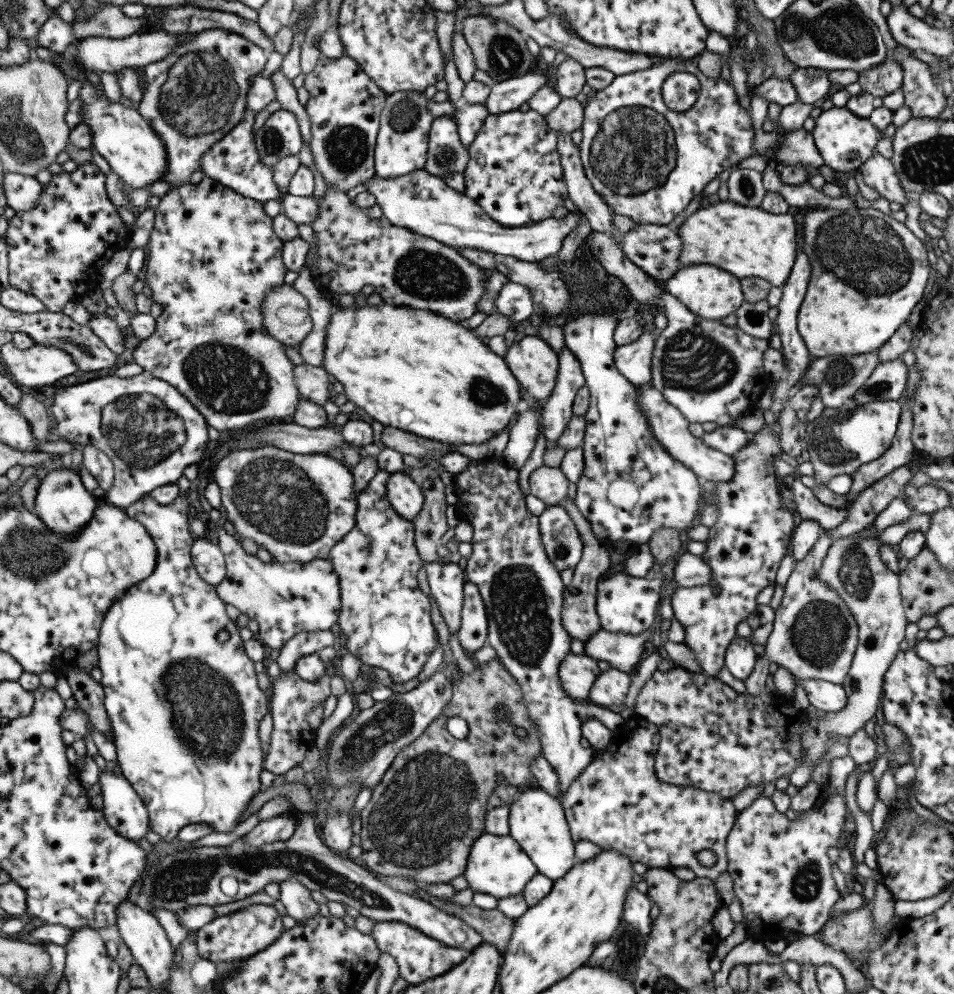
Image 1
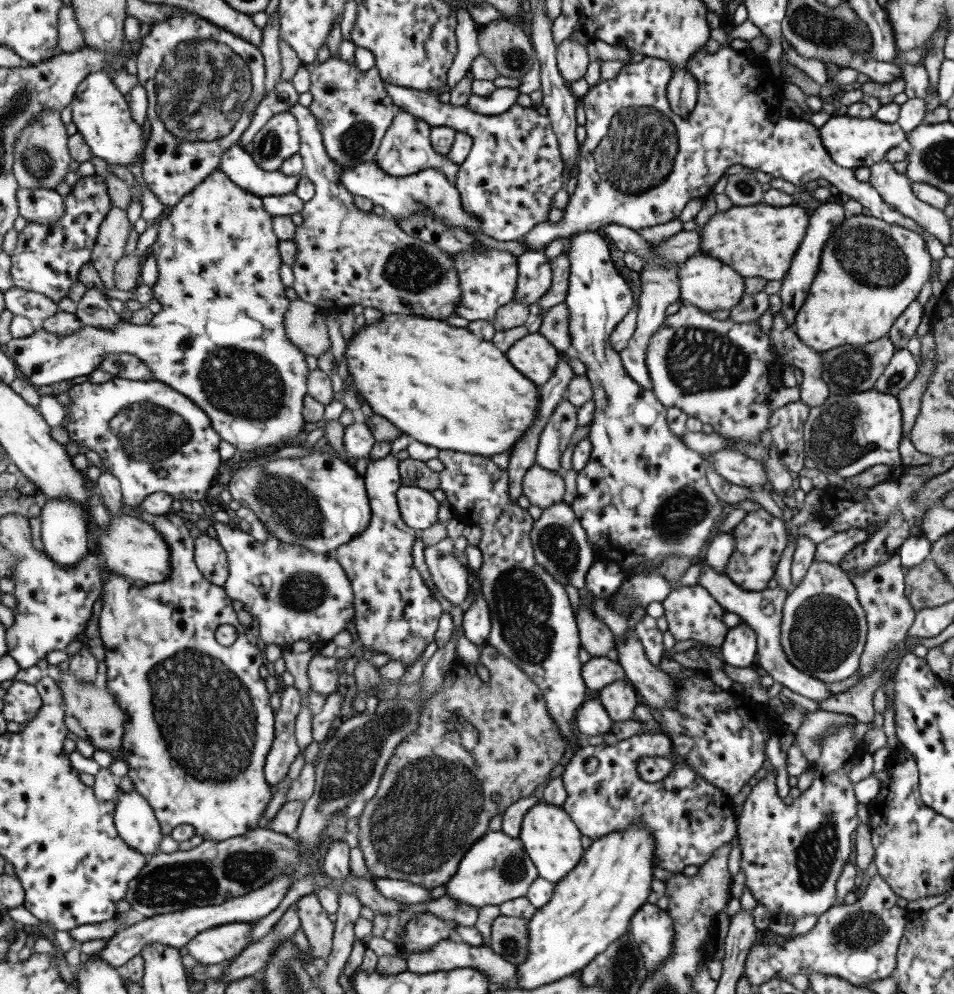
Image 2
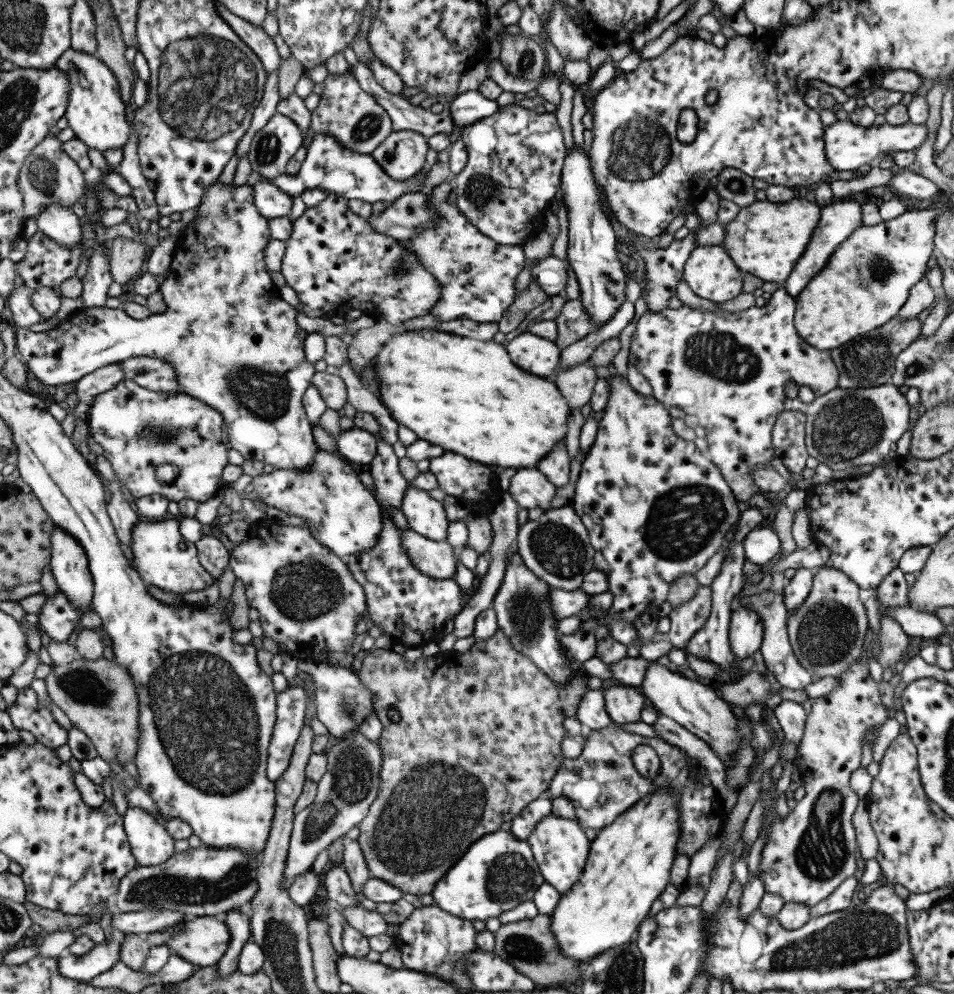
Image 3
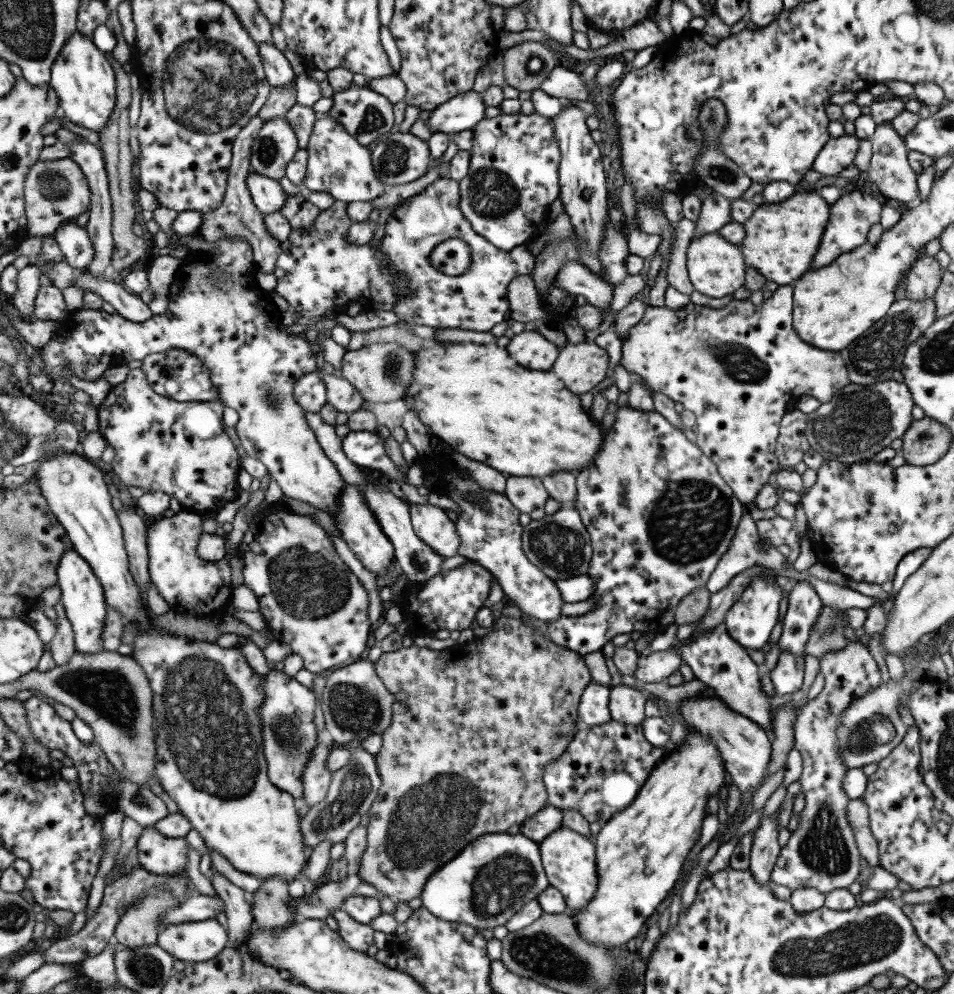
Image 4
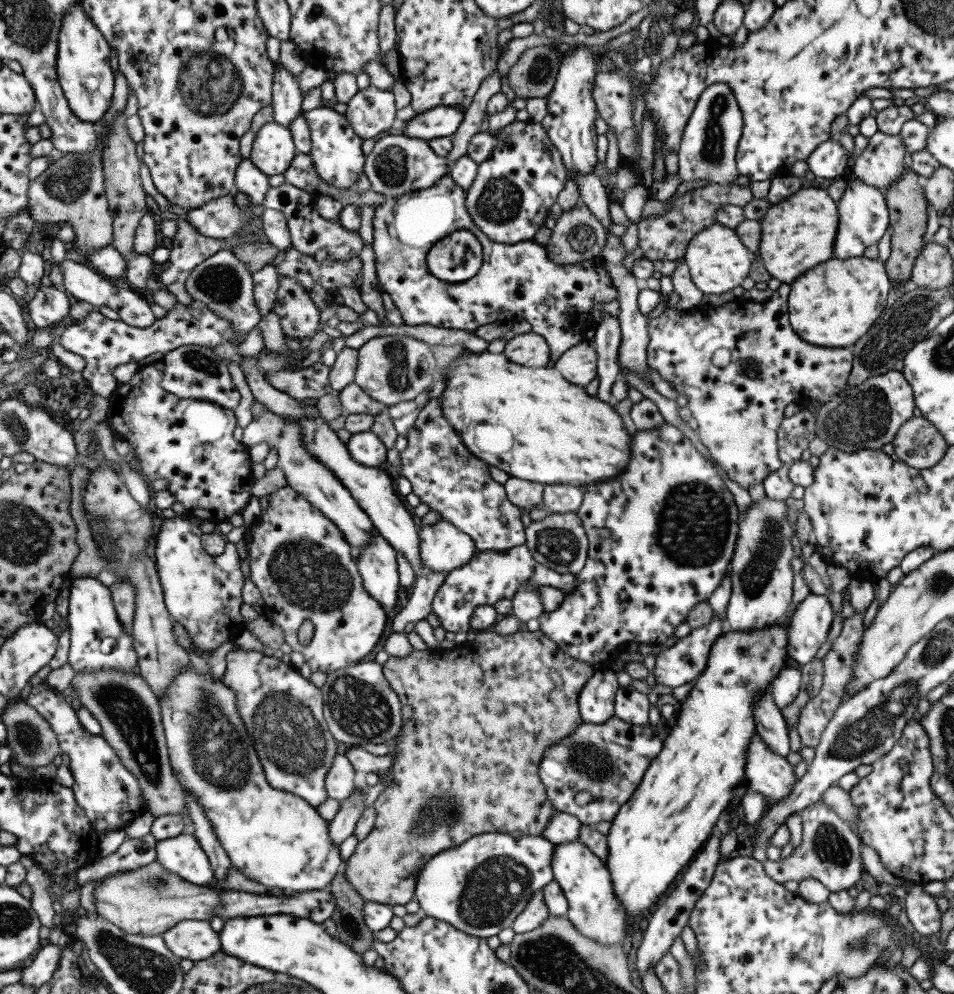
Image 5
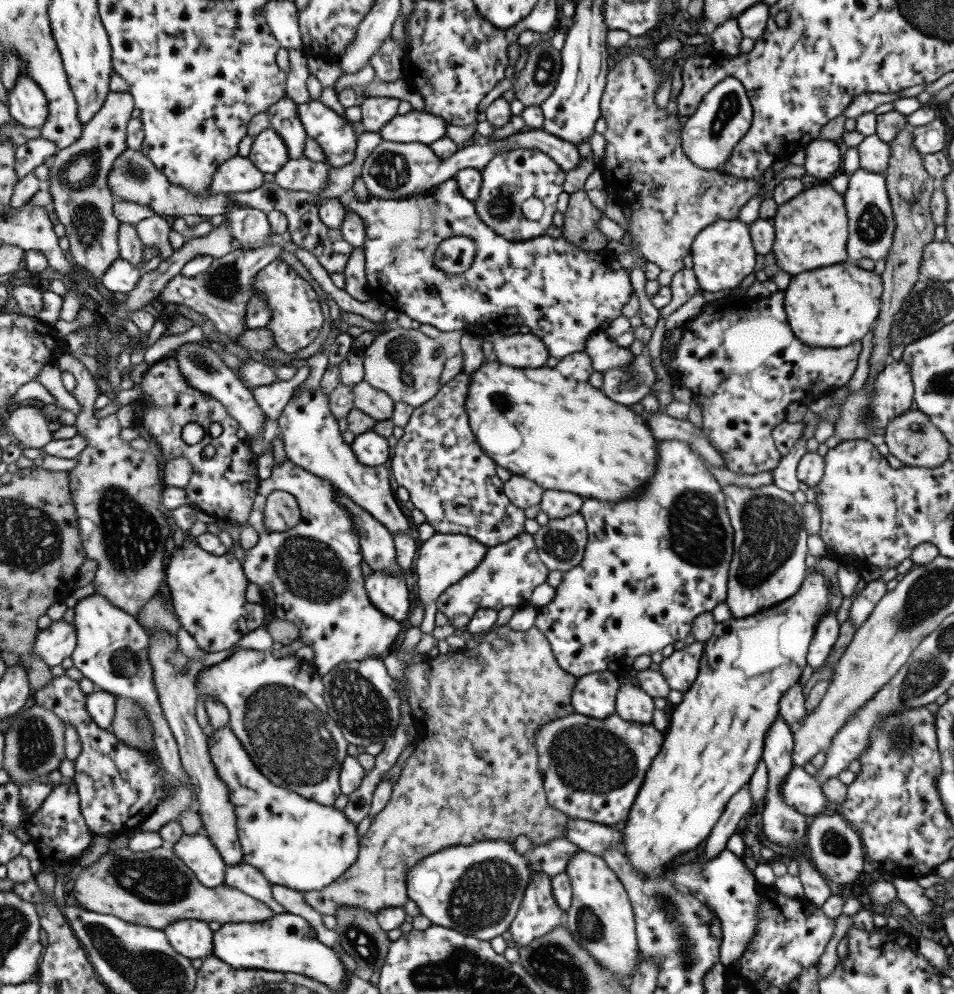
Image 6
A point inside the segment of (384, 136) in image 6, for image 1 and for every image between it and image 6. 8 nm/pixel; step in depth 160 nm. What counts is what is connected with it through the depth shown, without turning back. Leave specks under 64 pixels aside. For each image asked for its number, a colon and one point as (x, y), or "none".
1: (506, 95)
2: (500, 100)
3: (469, 106)
4: (461, 112)
5: (440, 121)

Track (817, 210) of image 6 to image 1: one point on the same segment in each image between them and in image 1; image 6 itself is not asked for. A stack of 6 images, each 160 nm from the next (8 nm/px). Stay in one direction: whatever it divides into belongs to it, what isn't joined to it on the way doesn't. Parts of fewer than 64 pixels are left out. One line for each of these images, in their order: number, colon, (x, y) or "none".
1: (744, 242)
2: (758, 240)
3: (765, 239)
4: (779, 240)
5: (798, 232)

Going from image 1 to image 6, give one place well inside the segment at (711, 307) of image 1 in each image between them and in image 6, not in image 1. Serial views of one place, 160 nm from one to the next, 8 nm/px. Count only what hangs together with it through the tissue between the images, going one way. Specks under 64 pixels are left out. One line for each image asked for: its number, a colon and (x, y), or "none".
2: (705, 282)
3: (708, 271)
4: (715, 267)
5: (716, 260)
6: (722, 255)

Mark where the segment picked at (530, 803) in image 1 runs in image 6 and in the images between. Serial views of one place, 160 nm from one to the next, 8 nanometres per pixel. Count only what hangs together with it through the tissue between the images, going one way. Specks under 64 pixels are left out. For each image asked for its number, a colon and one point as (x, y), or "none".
2: (550, 838)
3: (559, 847)
4: (567, 857)
5: (592, 909)
6: (600, 919)

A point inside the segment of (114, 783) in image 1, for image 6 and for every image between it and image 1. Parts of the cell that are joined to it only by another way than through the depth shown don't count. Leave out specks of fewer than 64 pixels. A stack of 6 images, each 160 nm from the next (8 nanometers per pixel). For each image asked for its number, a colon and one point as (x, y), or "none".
2: (134, 818)
3: (152, 844)
4: (156, 853)
5: (181, 854)
6: (195, 851)

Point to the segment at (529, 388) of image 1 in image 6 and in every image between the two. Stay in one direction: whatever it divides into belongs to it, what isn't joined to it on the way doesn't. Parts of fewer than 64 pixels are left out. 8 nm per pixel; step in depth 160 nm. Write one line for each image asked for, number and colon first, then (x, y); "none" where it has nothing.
2: (533, 356)
3: (538, 356)
4: (529, 349)
5: (529, 349)
6: (518, 349)

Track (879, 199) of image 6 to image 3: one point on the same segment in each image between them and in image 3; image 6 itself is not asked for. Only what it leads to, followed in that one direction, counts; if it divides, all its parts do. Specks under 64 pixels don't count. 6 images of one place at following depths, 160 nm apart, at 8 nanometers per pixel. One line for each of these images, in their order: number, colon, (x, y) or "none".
3: (837, 220)
4: (850, 217)
5: (863, 218)

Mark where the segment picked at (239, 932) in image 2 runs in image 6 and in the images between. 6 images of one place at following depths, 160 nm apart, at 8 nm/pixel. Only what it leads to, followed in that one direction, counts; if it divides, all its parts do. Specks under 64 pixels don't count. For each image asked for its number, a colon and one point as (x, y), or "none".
3: (203, 940)
4: (192, 942)
5: (194, 940)
6: (190, 938)

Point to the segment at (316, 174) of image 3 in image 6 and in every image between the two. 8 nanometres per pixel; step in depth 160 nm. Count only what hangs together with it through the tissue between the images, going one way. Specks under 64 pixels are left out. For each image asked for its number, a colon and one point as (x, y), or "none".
4: (337, 164)
5: (335, 149)
6: (335, 136)

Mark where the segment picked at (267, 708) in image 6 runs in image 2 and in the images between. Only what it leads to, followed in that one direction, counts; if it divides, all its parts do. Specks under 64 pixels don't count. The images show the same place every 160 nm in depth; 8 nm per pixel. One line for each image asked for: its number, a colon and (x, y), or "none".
2: (283, 749)
3: (289, 712)
4: (288, 734)
5: (282, 712)

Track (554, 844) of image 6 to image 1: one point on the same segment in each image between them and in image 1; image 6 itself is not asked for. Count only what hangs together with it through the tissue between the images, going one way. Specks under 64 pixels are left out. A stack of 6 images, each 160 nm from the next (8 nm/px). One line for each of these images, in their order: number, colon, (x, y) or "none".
1: (496, 865)
2: (495, 869)
3: (497, 872)
4: (490, 879)
5: (479, 887)

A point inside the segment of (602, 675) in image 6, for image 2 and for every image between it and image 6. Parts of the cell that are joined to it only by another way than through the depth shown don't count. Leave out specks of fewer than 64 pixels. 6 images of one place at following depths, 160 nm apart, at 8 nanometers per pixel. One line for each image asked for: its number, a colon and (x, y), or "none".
2: (591, 718)
3: (590, 712)
4: (592, 709)
5: (595, 701)

